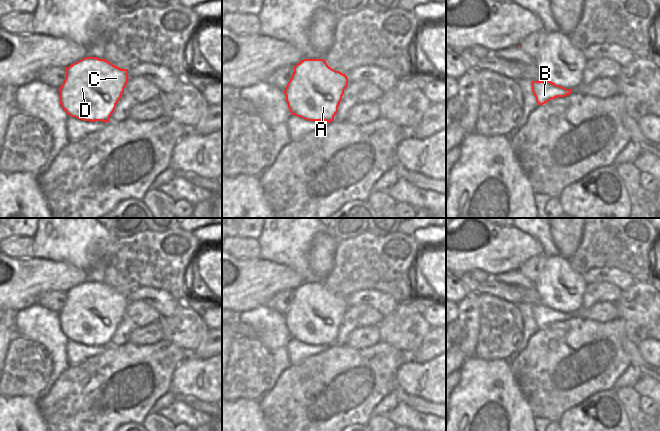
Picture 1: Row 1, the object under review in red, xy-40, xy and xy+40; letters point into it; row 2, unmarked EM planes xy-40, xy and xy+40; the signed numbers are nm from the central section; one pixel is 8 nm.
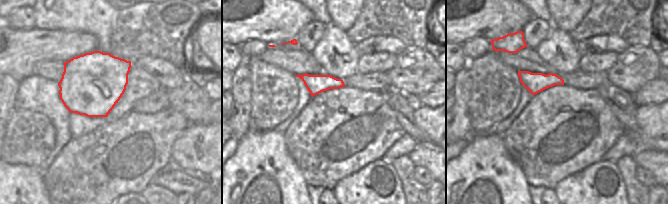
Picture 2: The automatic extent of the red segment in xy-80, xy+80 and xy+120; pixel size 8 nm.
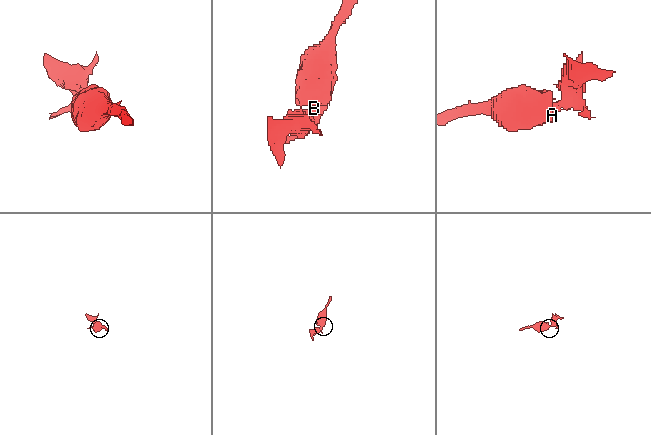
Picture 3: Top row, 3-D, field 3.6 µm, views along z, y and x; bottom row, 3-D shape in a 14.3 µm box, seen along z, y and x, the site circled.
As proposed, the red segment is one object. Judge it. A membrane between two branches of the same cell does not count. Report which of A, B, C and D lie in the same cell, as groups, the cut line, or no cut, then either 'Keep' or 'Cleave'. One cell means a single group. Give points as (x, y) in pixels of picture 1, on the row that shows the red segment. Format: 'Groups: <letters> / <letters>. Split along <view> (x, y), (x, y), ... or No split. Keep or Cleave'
Groups: A C D / B. Split along xy+40 (545, 81), (563, 88). Cleave.

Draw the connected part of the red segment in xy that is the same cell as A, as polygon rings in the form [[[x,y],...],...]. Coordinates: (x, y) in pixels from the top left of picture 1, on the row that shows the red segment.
[[[303,59],[294,66],[292,78],[284,94],[292,115],[307,121],[327,121],[329,123],[334,121],[347,85],[347,76],[329,67],[324,59]]]

